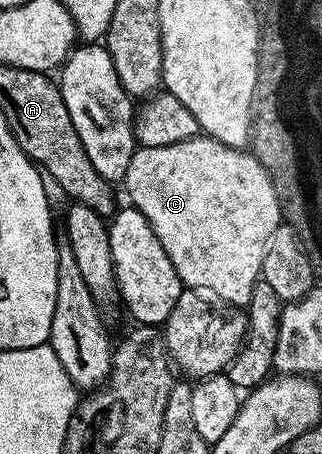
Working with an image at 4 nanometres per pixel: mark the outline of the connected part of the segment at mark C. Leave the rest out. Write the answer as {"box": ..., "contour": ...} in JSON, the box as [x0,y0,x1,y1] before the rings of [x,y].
{"box":[124,137,283,308],"contour":[[[208,137],[162,147],[138,146],[131,165],[127,165],[124,187],[129,194],[128,202],[139,208],[155,229],[155,237],[167,249],[167,257],[171,257],[171,265],[175,265],[175,273],[179,273],[186,288],[208,293],[230,307],[248,308],[255,285],[261,279],[267,241],[271,241],[271,233],[283,223],[269,170],[253,154],[225,147]]]}

